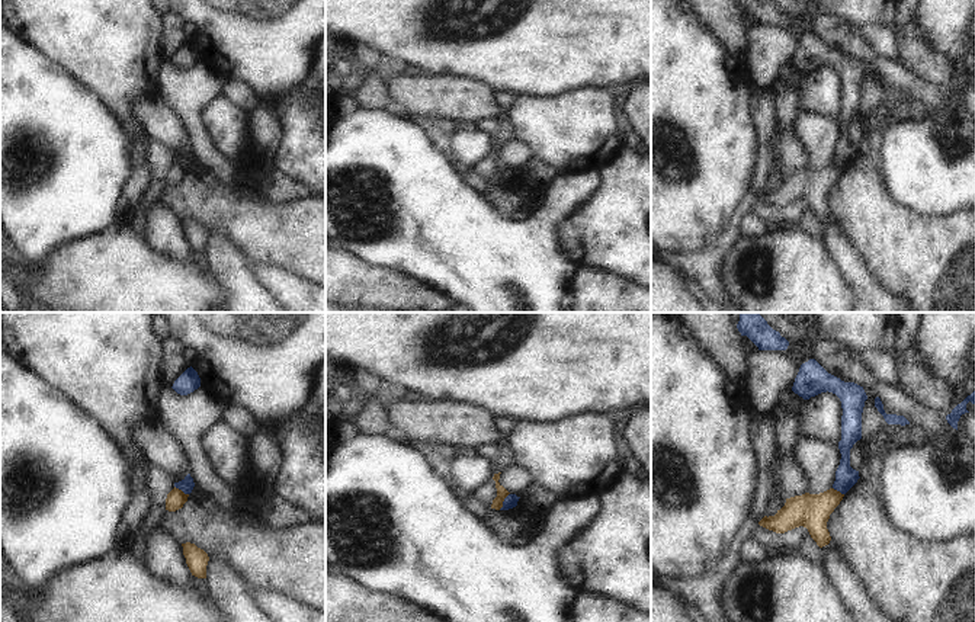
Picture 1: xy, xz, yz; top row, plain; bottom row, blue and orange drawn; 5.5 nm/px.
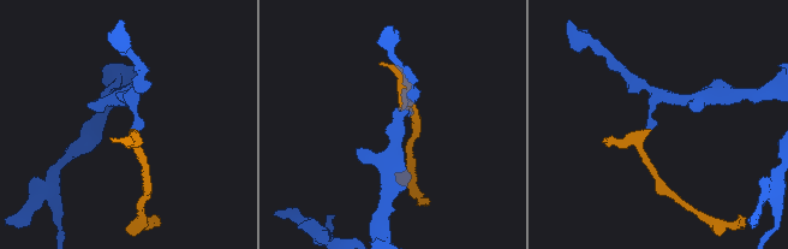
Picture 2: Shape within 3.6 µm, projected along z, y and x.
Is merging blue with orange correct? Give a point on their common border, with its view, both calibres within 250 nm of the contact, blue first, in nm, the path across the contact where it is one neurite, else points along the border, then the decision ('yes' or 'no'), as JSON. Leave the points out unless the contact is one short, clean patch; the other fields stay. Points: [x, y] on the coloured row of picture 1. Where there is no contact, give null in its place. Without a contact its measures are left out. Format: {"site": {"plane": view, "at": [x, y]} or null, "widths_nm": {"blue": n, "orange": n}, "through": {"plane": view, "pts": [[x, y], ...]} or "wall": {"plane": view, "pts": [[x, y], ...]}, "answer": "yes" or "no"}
{"site": {"plane": "xz", "at": [503, 502]}, "widths_nm": {"blue": 70, "orange": 60}, "wall": {"plane": "xz", "pts": [[509, 493], [499, 509]]}, "answer": "no"}

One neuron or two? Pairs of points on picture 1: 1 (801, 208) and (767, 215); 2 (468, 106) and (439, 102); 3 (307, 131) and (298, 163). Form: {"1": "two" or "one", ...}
{"1": "one", "2": "one", "3": "one"}

